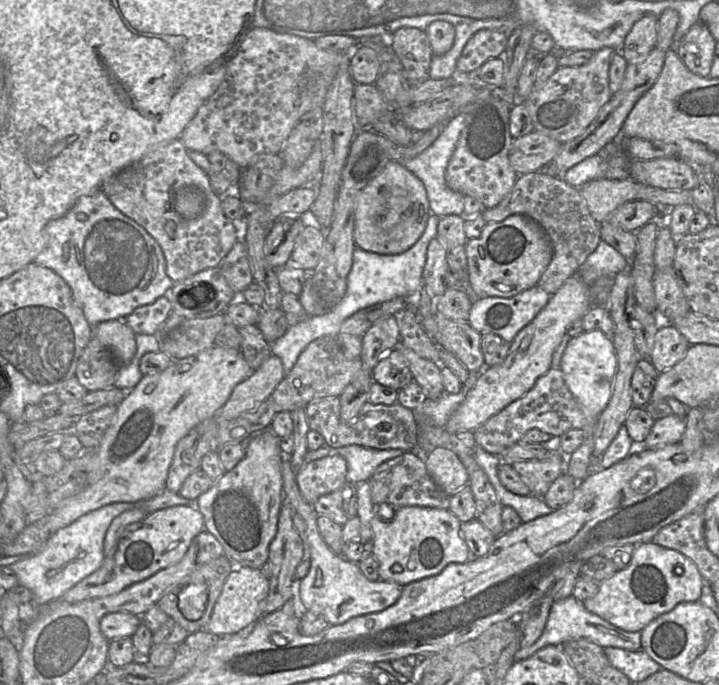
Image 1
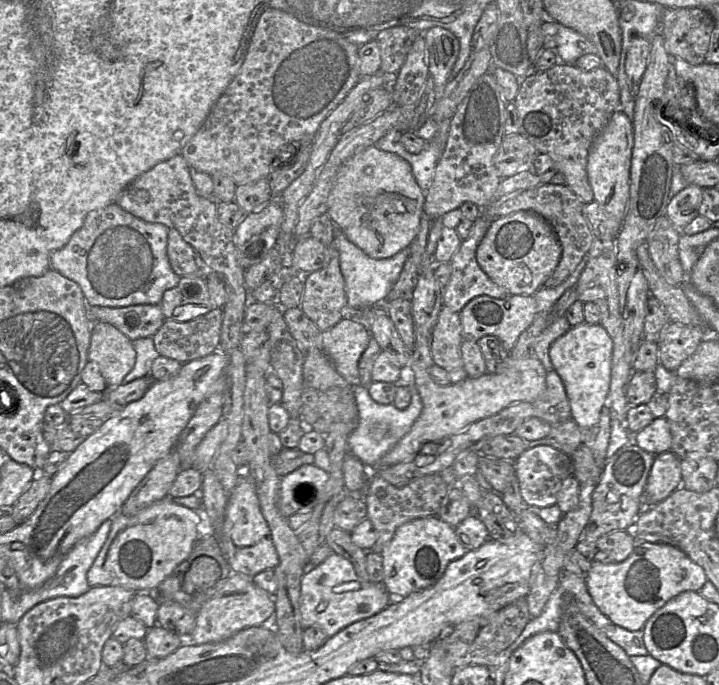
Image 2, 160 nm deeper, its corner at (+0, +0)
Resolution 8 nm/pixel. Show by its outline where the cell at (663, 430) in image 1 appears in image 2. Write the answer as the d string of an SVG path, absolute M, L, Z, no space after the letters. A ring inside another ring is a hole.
M654 418L649 425L633 435L633 441L637 446L655 456L671 451L672 436L667 419Z

